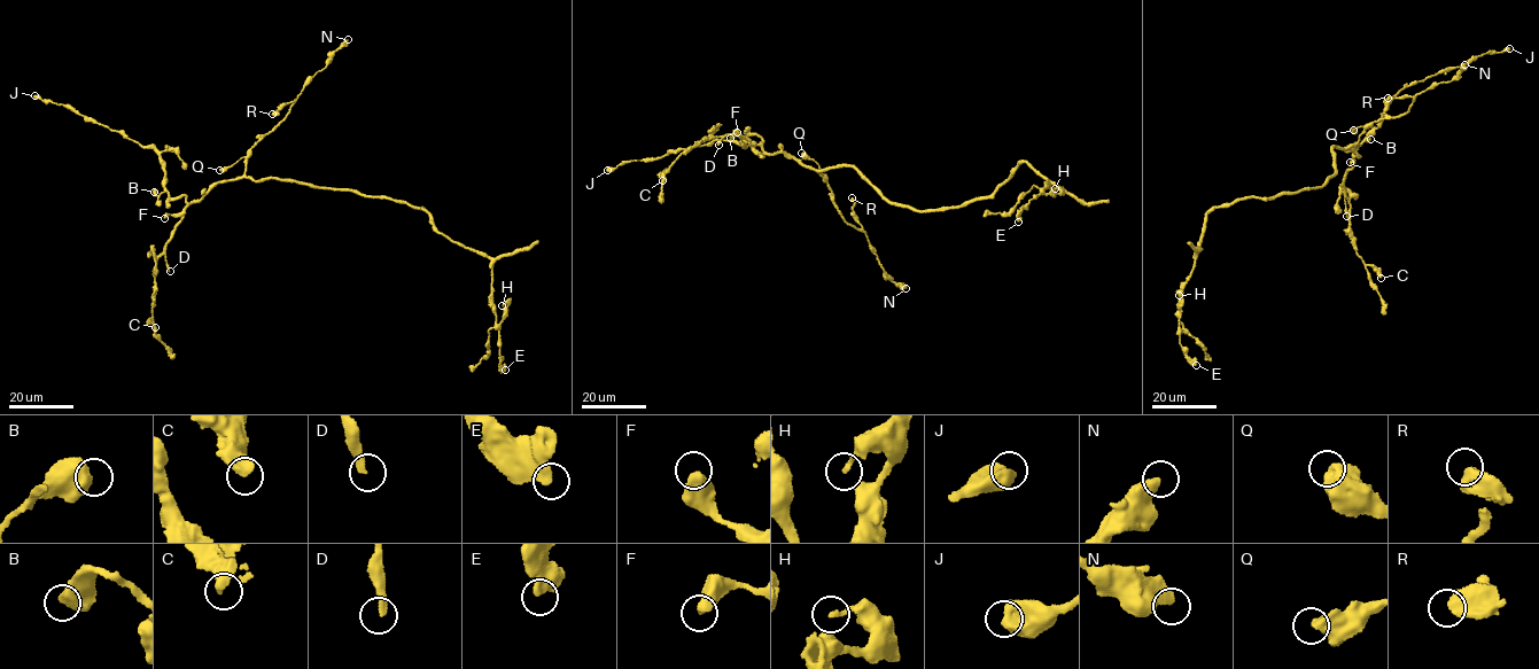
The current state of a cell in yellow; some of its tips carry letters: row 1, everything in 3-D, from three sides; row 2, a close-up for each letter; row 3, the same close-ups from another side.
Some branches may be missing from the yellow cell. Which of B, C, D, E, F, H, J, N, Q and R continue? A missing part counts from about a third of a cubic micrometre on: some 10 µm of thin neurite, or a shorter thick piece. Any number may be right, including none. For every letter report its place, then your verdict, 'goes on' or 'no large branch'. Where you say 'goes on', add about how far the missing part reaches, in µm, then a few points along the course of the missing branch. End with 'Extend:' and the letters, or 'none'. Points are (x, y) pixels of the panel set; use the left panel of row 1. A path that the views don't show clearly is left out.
B: (154, 192) | no large branch
C: (155, 327) | no large branch
D: (170, 271) | goes on | 30 µm
E: (505, 370) | no large branch
F: (164, 218) | no large branch
H: (502, 305) | no large branch
J: (35, 95) | no large branch
N: (348, 39) | no large branch
Q: (219, 170) | no large branch
R: (272, 114) | no large branch
Extend: D

